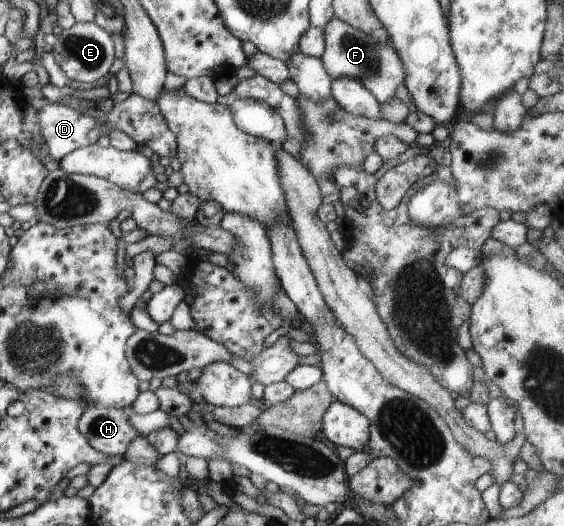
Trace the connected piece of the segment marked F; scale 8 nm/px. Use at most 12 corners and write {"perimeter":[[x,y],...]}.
{"perimeter":[[335,16],[321,59],[332,78],[357,78],[380,103],[403,83],[390,42]]}

